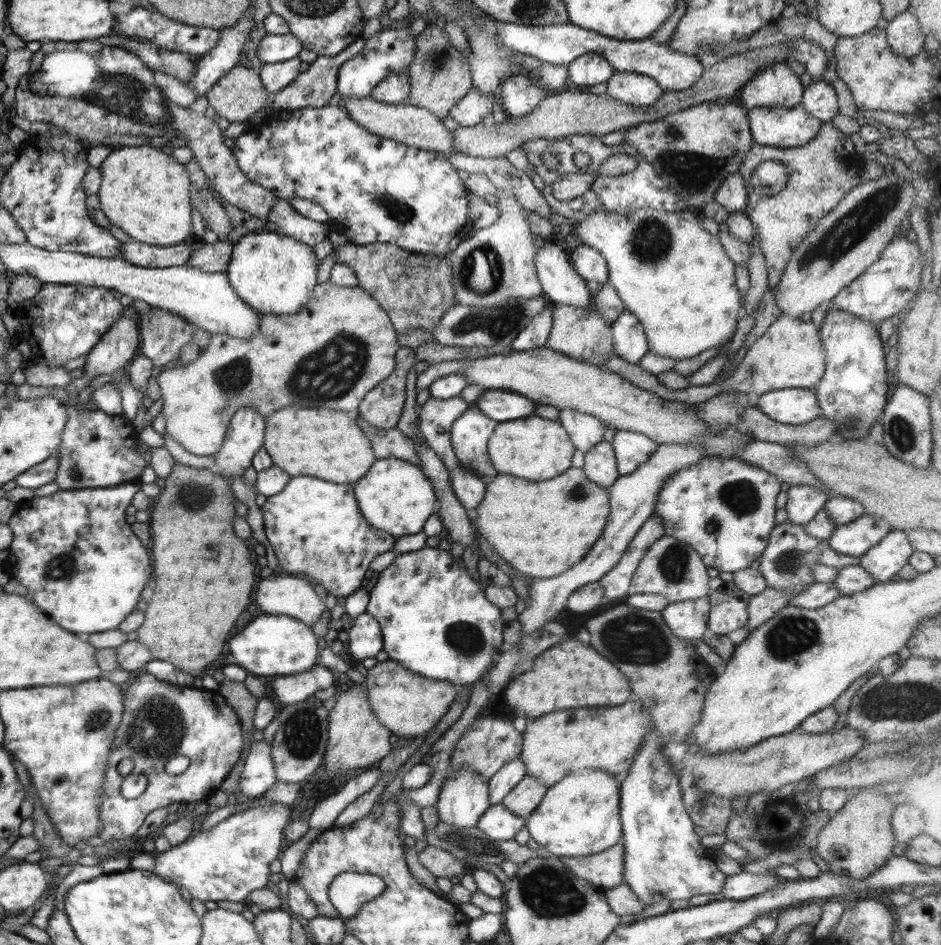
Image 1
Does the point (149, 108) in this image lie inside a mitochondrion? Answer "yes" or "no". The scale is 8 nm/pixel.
yes

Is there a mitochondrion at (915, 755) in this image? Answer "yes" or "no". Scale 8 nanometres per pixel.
no

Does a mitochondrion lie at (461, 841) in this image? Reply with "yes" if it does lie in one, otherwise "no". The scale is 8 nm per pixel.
yes

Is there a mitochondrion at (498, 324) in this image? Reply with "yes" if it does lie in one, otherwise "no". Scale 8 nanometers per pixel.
yes

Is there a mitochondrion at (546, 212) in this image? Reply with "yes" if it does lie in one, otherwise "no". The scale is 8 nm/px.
no

